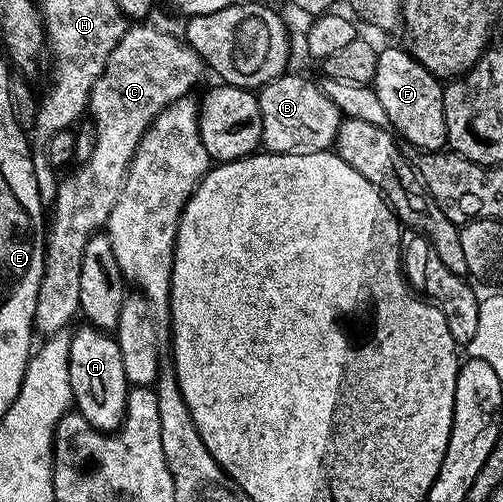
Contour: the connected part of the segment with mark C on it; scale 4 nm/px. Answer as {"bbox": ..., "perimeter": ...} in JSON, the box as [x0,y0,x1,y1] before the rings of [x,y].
{"bbox":[34,25,202,337],"perimeter":[[[132,25],[127,28],[122,37],[122,41],[118,41],[118,45],[114,45],[114,49],[110,53],[110,57],[106,61],[106,65],[102,69],[102,73],[98,77],[98,81],[94,81],[94,89],[90,93],[90,101],[88,102],[87,114],[90,116],[91,122],[96,124],[96,144],[94,145],[94,153],[90,153],[88,160],[85,163],[79,164],[75,169],[73,175],[68,175],[59,180],[56,185],[56,200],[50,205],[50,230],[46,235],[46,242],[44,245],[44,276],[40,282],[38,289],[38,301],[36,302],[36,322],[34,324],[37,332],[41,331],[41,336],[47,337],[65,330],[69,326],[68,322],[72,318],[77,318],[80,310],[80,279],[82,274],[82,252],[86,249],[86,241],[90,241],[92,235],[97,234],[107,224],[110,213],[114,209],[114,205],[118,201],[118,197],[122,193],[122,185],[124,178],[128,172],[130,161],[134,157],[134,153],[138,149],[138,145],[142,141],[142,137],[146,133],[146,129],[154,121],[154,117],[158,117],[158,113],[162,113],[164,107],[170,106],[176,99],[185,98],[189,94],[188,91],[200,79],[200,67],[202,71],[202,60],[200,54],[192,47],[189,47],[187,42],[175,39],[172,35],[167,35],[164,31],[159,31],[156,27],[144,27],[148,25]]]}

